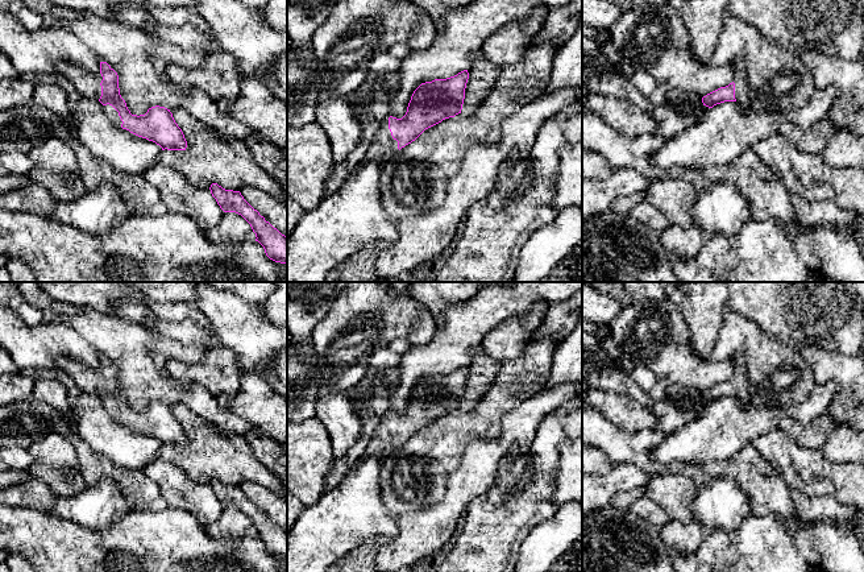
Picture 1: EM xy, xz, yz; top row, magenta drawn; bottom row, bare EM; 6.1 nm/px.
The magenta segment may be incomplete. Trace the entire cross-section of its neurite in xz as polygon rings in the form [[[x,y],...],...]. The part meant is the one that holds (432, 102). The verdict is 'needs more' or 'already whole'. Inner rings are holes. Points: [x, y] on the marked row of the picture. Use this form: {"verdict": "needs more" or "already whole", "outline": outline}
{"verdict": "needs more", "outline": [[[468,70],[446,79],[421,83],[412,94],[402,119],[389,116],[361,162],[377,161],[381,166],[398,150],[415,141],[425,129],[461,113]]]}

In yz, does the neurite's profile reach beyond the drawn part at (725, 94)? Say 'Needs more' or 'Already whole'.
Needs more

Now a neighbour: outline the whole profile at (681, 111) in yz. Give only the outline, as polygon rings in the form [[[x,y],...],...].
[[[674,91],[666,101],[653,109],[652,116],[657,123],[656,133],[666,141],[673,140],[697,125],[709,109],[702,103],[702,96]]]

